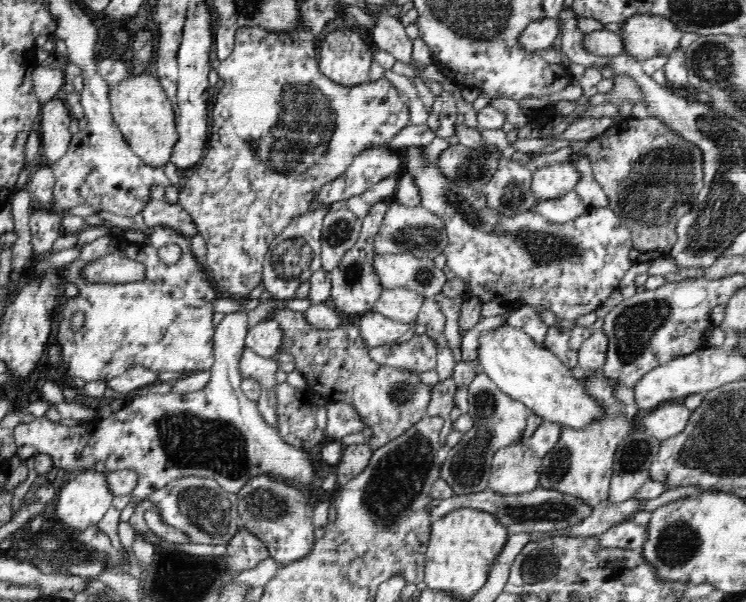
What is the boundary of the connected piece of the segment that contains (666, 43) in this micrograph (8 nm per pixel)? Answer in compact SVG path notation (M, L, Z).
M655 15L632 16L622 24L625 53L638 60L669 56L679 48L683 33L668 18Z

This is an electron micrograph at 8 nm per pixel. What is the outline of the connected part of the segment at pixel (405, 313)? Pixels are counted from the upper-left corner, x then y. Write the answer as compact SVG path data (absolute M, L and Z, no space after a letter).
M406 288L383 289L372 310L398 323L416 322L425 297Z

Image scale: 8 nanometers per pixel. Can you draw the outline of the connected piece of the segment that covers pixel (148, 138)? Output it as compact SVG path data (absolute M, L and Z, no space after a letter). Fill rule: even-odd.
M143 72L118 82L114 88L109 88L108 94L113 121L133 153L146 165L163 169L166 164L170 163L174 144L178 142L178 133L173 104L160 81L153 75Z

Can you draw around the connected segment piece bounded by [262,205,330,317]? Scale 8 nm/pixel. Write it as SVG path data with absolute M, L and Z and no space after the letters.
M314 205L308 212L297 216L279 235L269 244L263 262L262 284L273 298L273 309L269 317L274 317L278 309L291 298L296 298L296 290L302 282L321 269L321 230L323 218L328 214L330 205Z

